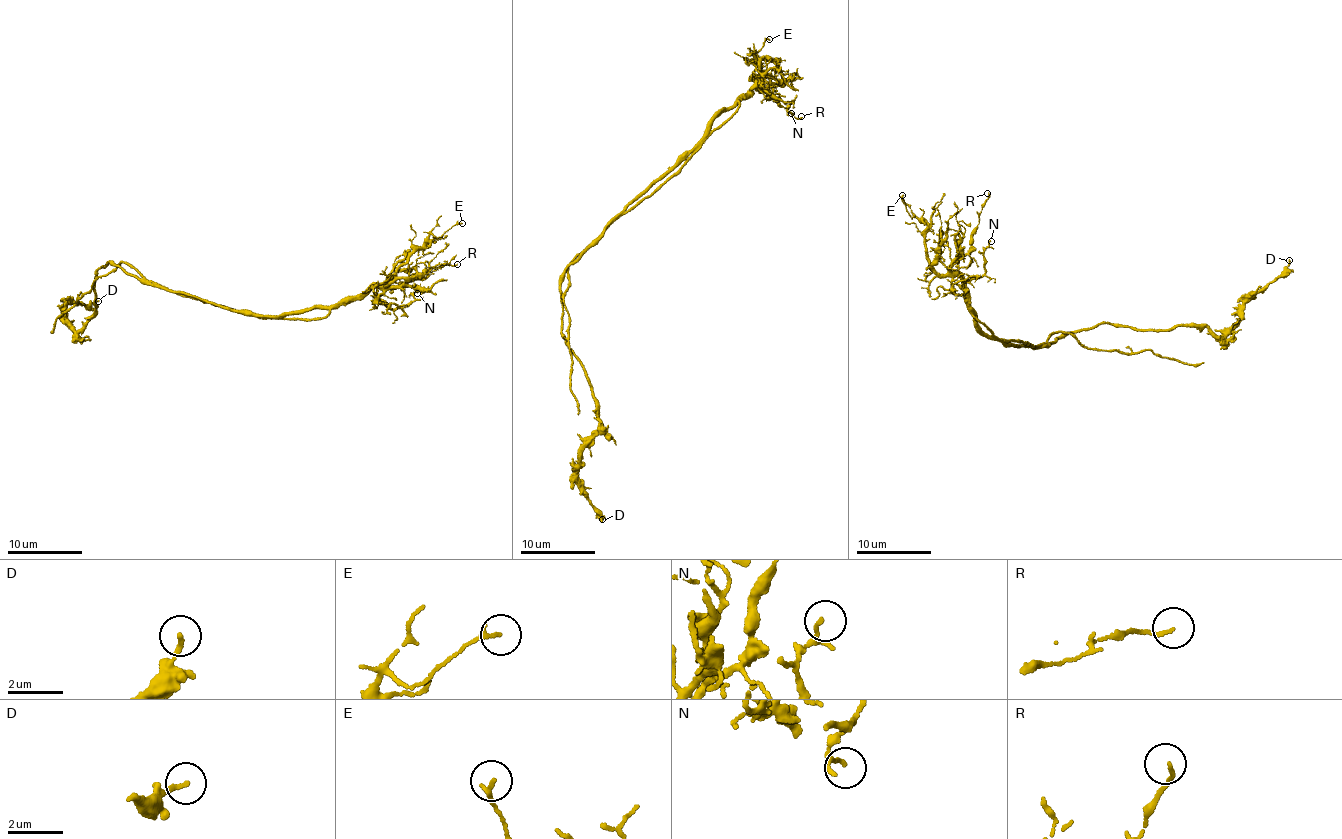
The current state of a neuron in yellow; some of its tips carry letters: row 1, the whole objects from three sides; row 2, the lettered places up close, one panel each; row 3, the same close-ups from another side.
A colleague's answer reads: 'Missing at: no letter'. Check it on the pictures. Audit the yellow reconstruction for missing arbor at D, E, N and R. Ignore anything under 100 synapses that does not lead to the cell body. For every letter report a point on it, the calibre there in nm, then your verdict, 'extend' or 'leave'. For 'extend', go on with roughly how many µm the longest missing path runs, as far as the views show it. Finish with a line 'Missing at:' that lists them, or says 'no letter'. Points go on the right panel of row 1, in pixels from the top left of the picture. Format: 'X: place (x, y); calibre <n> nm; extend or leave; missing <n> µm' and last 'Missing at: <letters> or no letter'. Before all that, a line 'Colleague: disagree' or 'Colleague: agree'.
Colleague: agree
D: place (1289, 260); calibre 160 nm; leave
E: place (902, 195); calibre 160 nm; leave
N: place (991, 241); calibre 80 nm; leave
R: place (987, 193); calibre 120 nm; leave
Missing at: no letter

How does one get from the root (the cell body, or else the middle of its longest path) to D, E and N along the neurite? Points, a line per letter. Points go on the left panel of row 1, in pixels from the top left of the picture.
D: (164, 286), (108, 263), (94, 271), (96, 307), (90, 320), (77, 331), (63, 319), (69, 303), (98, 301)
E: (164, 286), (227, 309), (274, 318), (340, 303), (373, 285), (387, 285), (430, 234), (438, 238), (462, 223)
N: (164, 286), (227, 309), (274, 318), (340, 303), (372, 286), (396, 309), (417, 293)

